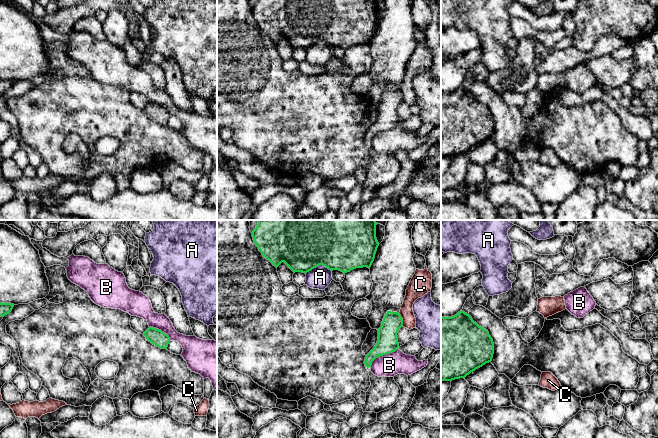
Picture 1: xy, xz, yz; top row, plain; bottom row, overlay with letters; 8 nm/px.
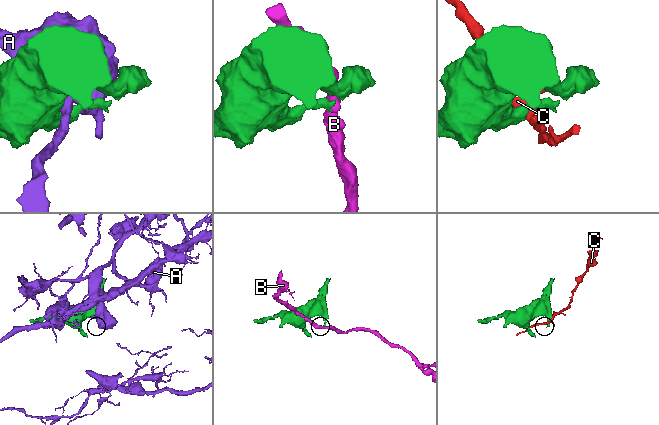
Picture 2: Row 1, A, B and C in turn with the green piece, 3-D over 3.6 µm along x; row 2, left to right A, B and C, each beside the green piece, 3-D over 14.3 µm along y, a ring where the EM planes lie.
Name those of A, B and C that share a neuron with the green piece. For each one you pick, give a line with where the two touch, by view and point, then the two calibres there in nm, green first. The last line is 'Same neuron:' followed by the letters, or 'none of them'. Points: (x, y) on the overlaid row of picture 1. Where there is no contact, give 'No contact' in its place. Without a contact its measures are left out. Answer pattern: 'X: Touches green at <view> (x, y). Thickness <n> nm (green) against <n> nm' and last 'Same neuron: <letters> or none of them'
Same neuron: none of them

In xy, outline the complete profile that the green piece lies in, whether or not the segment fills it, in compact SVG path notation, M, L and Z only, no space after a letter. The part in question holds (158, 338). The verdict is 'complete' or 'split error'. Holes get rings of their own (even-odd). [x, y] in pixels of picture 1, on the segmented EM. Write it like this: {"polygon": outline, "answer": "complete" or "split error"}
{"polygon": "M149 327L143 335L149 342L161 349L167 349L170 342L170 338L166 333L153 327Z", "answer": "complete"}

